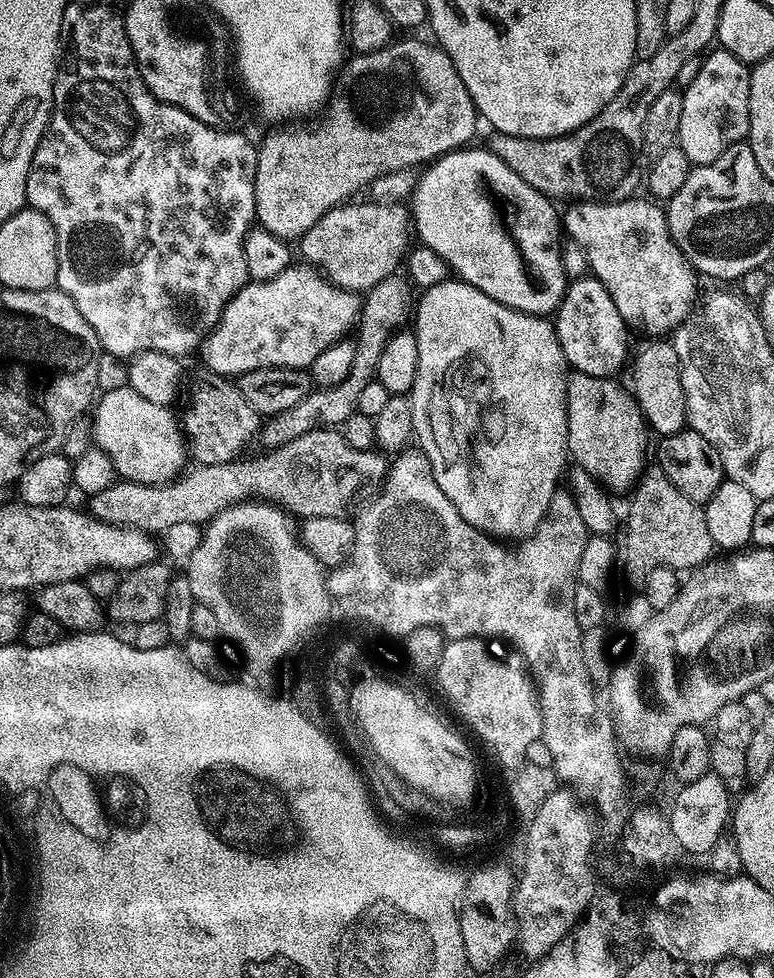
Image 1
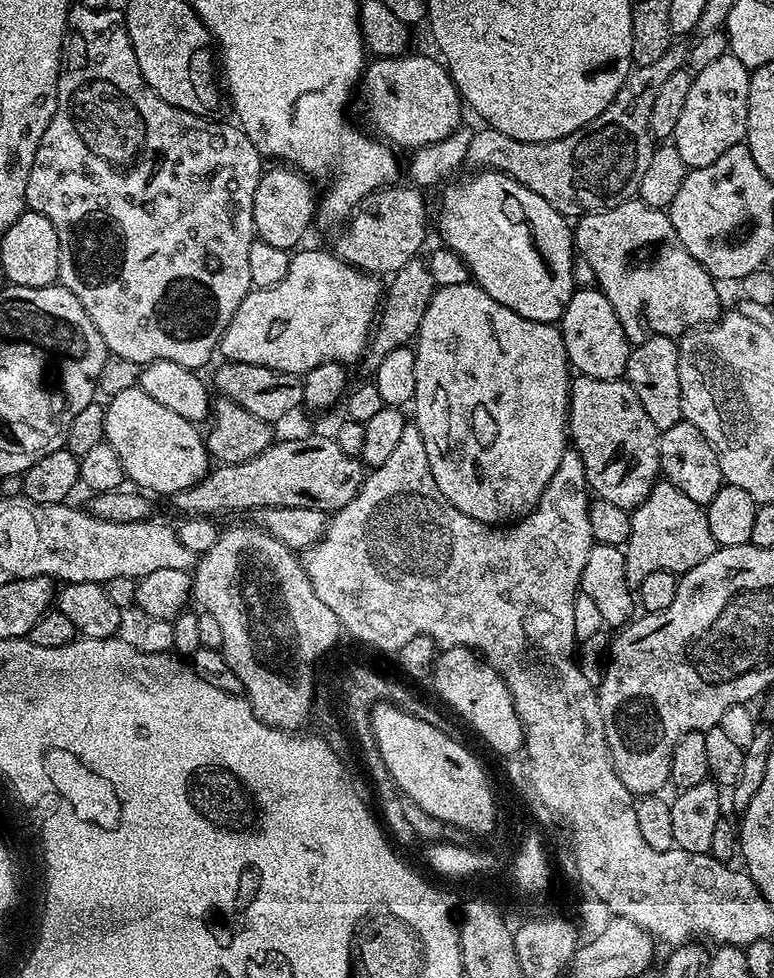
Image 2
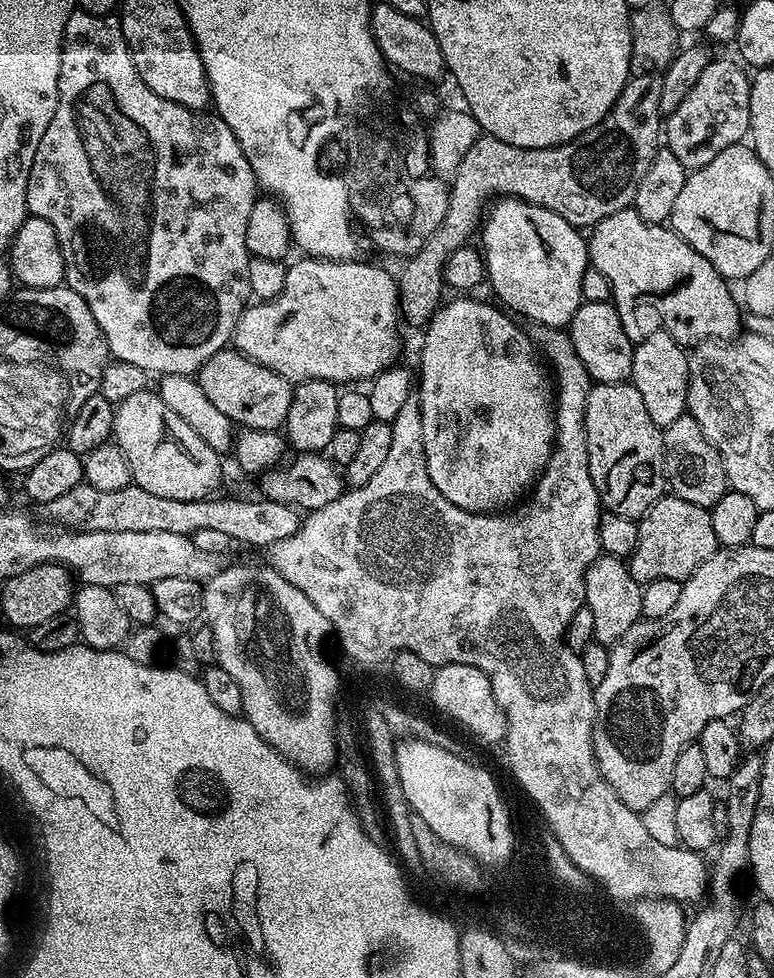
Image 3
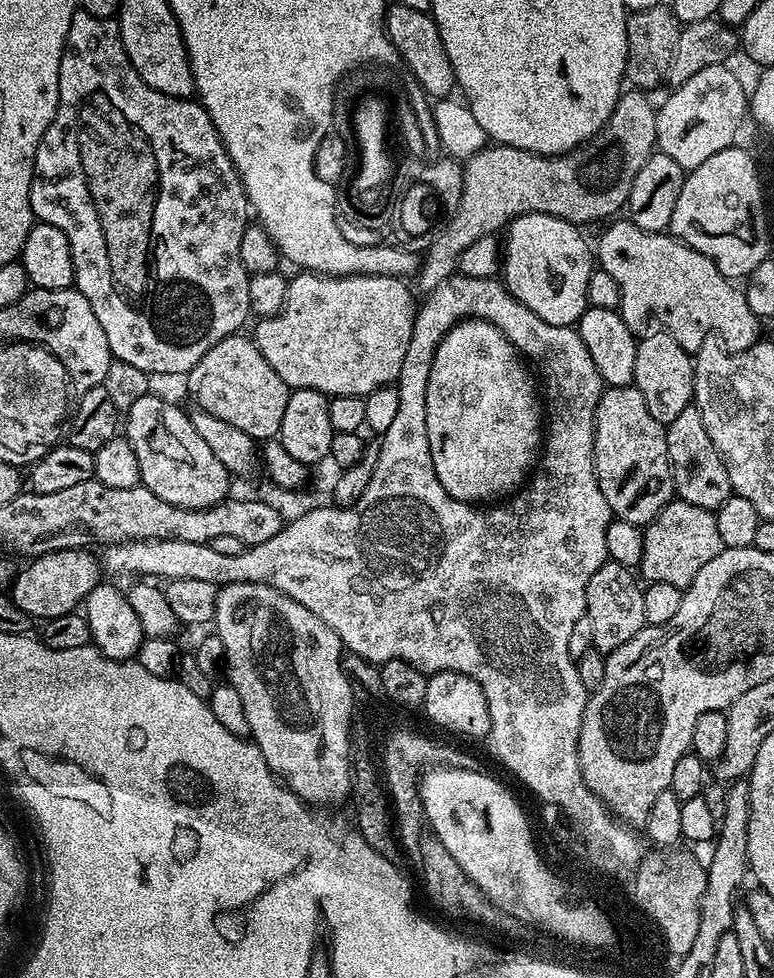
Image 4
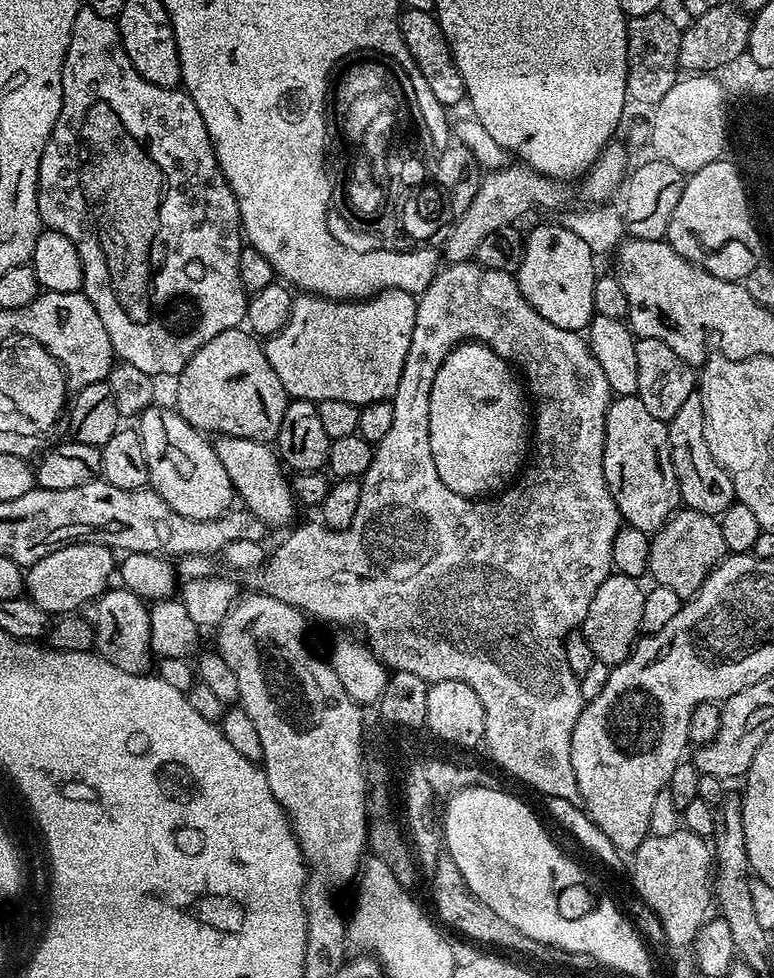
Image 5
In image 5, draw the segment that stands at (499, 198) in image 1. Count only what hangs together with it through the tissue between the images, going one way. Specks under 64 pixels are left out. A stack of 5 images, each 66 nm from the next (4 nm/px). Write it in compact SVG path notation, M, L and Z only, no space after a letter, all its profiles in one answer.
M559 222L540 224L532 233L527 233L524 251L514 275L526 302L530 302L530 306L534 306L534 310L538 310L546 322L554 322L554 326L562 326L562 330L583 333L596 315L596 260L590 246L586 246L586 242L582 242L574 230Z

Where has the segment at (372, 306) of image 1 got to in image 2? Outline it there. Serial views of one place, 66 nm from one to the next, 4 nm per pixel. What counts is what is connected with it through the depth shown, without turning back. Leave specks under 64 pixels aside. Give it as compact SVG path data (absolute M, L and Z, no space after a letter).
M420 258L406 262L406 266L391 273L388 282L382 292L382 303L372 335L368 338L367 351L362 357L362 365L368 374L375 374L378 362L382 362L390 350L398 350L415 341L416 333L422 326L422 318L426 318L426 306L430 306L430 298L437 290L427 263Z

